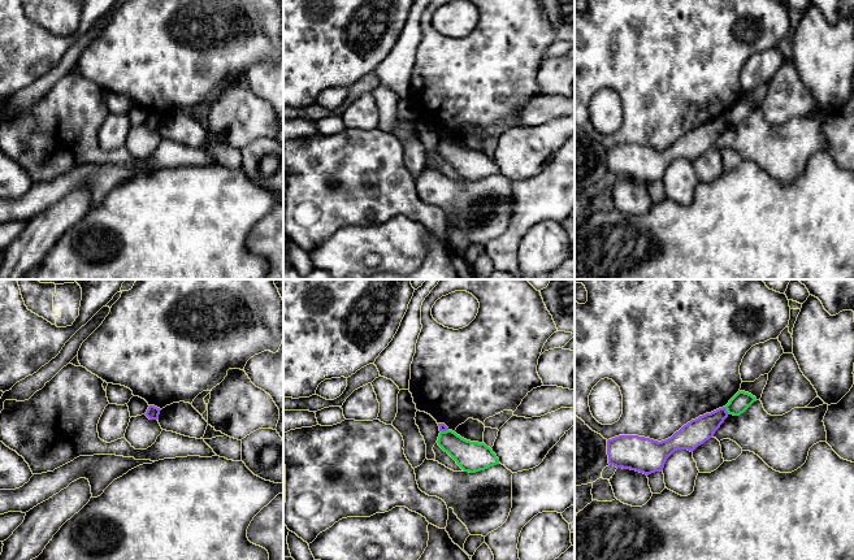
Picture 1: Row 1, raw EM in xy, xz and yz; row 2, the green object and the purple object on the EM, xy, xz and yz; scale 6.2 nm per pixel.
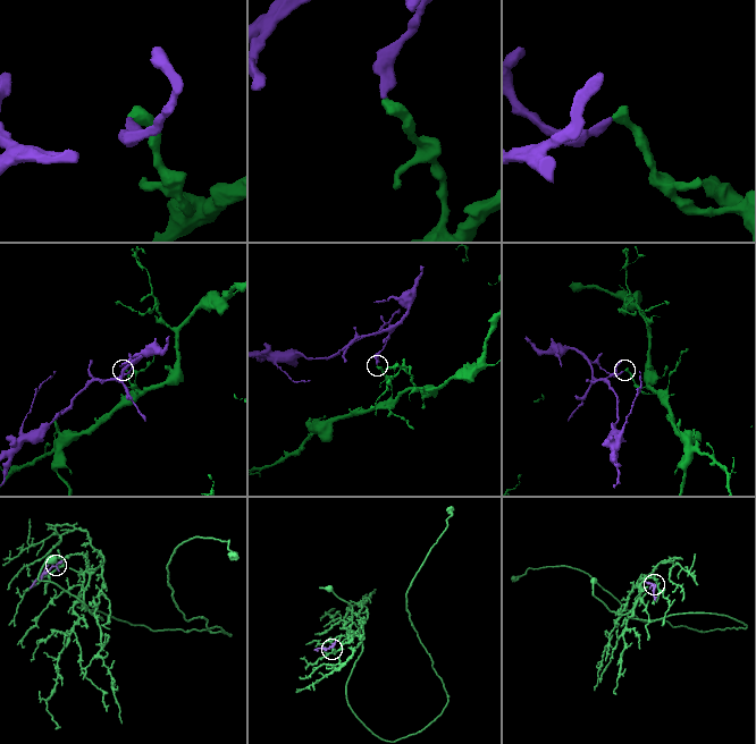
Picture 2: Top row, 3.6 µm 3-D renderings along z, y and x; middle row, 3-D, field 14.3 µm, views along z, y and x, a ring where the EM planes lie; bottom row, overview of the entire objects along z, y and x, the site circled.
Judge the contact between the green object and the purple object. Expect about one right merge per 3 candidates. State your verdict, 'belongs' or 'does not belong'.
does not belong

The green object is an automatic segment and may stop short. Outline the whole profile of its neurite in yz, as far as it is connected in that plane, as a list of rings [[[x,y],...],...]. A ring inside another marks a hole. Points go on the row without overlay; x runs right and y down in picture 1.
[[[738,100],[725,114],[725,118],[728,123],[740,125],[744,122],[754,110],[757,110],[757,107],[753,105],[749,101]]]

